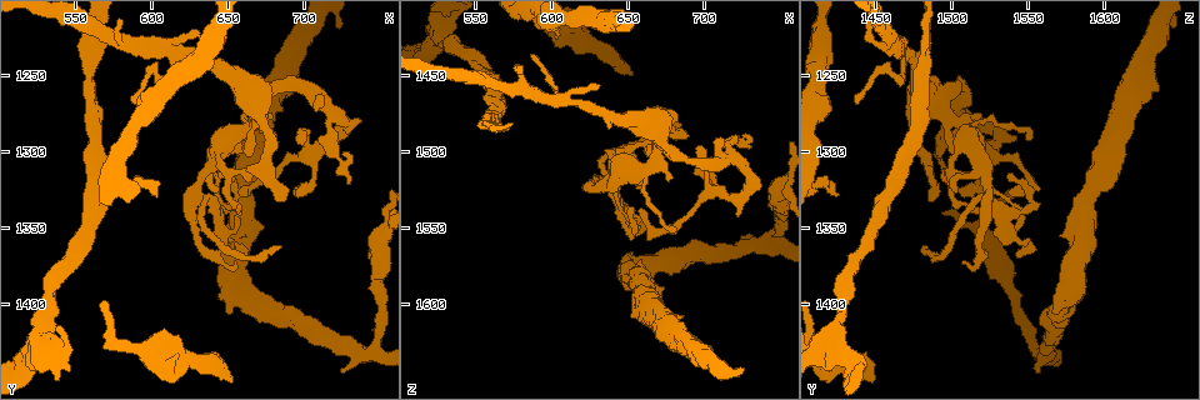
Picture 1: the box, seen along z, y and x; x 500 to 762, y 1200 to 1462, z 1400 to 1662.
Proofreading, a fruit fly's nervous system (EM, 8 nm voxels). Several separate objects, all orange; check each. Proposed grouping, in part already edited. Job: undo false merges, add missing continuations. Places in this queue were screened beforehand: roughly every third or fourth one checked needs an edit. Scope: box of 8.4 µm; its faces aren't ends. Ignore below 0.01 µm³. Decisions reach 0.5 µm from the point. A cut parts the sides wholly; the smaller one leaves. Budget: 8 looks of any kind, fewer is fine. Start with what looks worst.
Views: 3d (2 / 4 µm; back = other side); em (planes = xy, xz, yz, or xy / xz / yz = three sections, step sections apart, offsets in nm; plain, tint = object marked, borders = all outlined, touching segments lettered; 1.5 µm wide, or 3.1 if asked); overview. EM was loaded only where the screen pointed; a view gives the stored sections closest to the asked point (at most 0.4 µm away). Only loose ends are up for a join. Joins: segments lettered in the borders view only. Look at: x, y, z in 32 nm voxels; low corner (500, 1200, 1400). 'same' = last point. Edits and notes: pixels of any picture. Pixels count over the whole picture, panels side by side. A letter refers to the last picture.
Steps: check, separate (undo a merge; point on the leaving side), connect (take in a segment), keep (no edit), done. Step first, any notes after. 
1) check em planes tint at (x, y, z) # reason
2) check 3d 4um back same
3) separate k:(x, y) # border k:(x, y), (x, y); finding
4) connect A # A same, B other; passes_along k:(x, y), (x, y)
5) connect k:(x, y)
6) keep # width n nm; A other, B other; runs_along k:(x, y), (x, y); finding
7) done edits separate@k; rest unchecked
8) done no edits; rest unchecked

check 3d 2um back at (652, 1446, 1450) # stops while still wide

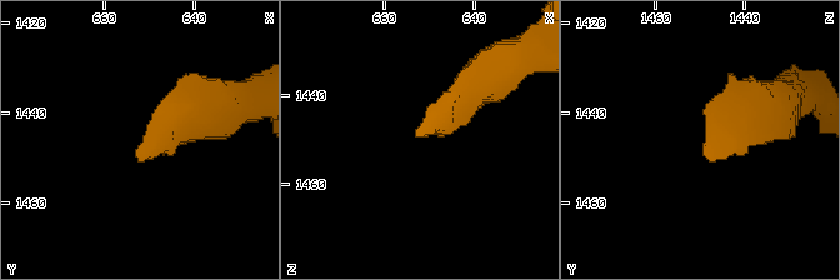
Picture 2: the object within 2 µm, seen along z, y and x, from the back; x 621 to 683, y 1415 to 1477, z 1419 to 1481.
check em planes borders at (652, 1446, 1449)

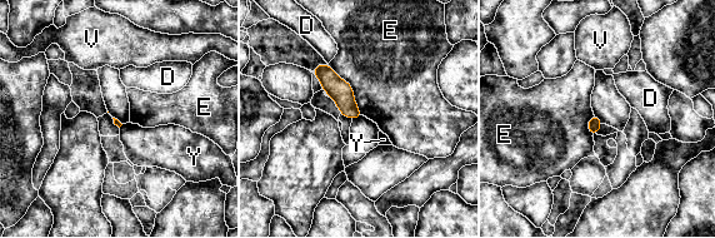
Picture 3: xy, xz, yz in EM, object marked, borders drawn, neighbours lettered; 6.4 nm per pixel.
keep # longest_contact E 400 nm; D other, E other, V other, Y other; runs_along 3:(320, 68), (355, 114); no lettered segment goes on from it

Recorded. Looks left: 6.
check em yz step 8 plain at (604, 1326, 1424) # long arm stops here

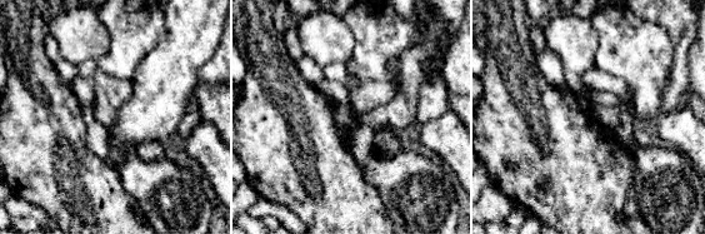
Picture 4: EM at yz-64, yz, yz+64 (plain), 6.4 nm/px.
check em yz step 8 borders same # what lies round it

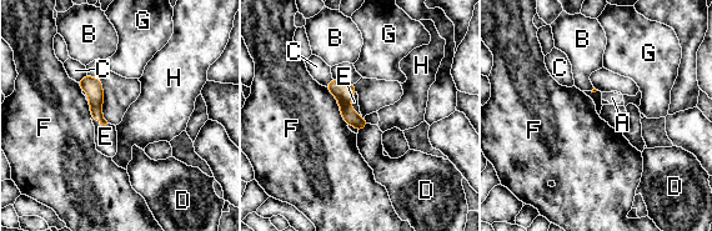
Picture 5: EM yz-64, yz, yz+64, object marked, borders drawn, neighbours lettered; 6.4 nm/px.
keep # A other, B other, C other, D other, E other, F other, G other, H other; border 5:(355, 93), (350, 105), (361, 117); no lettered segment goes on from it

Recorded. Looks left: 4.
check em xz step 4 borders at (630, 1328, 1524) # sharp bend

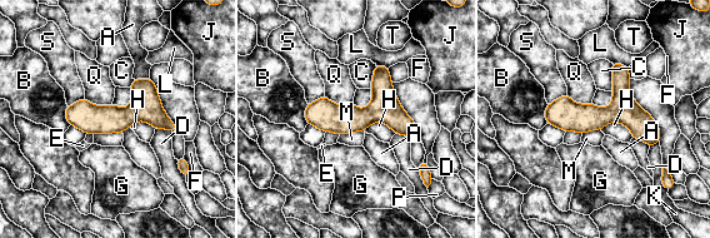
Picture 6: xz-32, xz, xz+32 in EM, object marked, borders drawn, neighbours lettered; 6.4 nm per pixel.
keep # longest_contact H 220 nm; A other, B other, C other, D other, E other, F other, G other, H other, J other, K other, L other, M other, P other, Q other, S other, T other; border 6:(149, 77), (134, 79); all the same neuron

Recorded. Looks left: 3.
done no edits; rest unchecked

